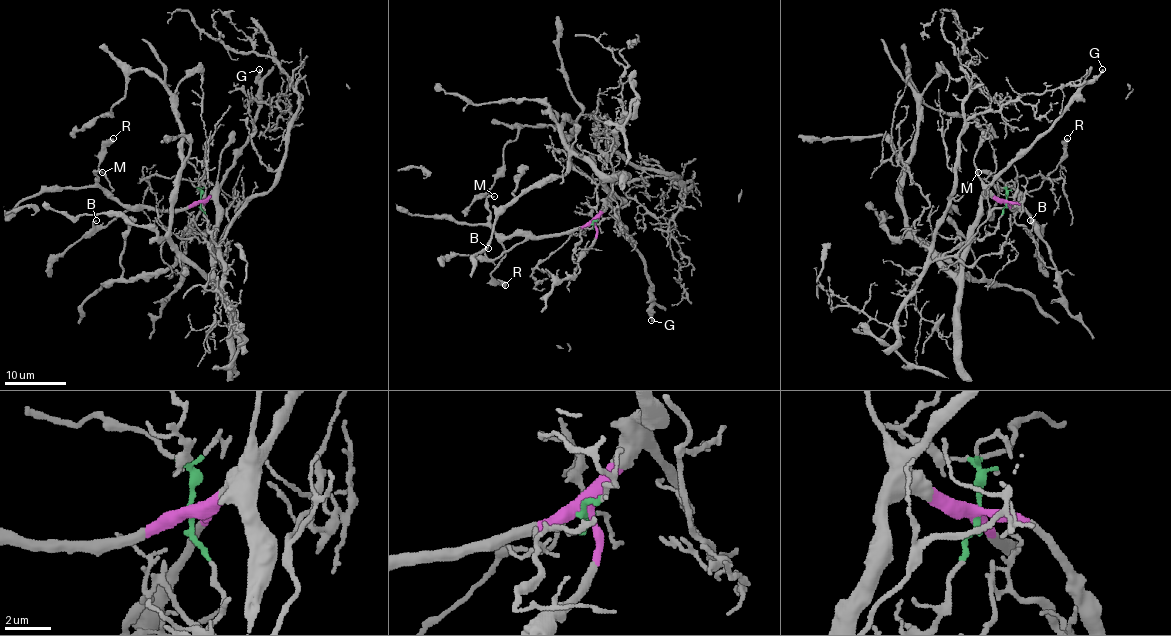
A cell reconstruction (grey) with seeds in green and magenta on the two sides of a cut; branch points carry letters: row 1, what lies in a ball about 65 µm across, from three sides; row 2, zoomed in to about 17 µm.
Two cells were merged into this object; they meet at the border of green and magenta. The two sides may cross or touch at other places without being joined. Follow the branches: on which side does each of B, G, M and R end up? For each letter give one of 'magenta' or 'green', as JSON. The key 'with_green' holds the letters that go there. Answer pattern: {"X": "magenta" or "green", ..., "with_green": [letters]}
{"B": "magenta", "G": "magenta", "M": "magenta", "R": "magenta", "with_green": []}

